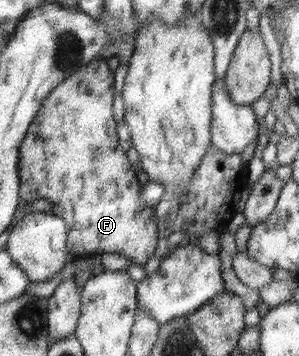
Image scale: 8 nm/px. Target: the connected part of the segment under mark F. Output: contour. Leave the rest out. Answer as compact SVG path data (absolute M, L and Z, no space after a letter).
M97 58L88 63L87 66L82 67L77 73L73 73L71 77L64 79L47 98L44 99L40 111L33 119L28 133L25 135L24 141L19 147L19 171L20 171L20 199L22 204L33 204L40 199L49 200L52 203L54 211L51 215L59 216L66 223L69 223L69 238L68 249L76 258L101 256L102 254L118 253L123 254L125 258L129 258L133 265L144 266L151 257L155 256L155 250L160 239L158 231L158 217L155 205L146 205L141 198L141 191L143 185L137 181L137 175L129 163L127 154L119 147L117 141L117 131L115 131L115 119L113 119L113 71L109 69L107 61Z

